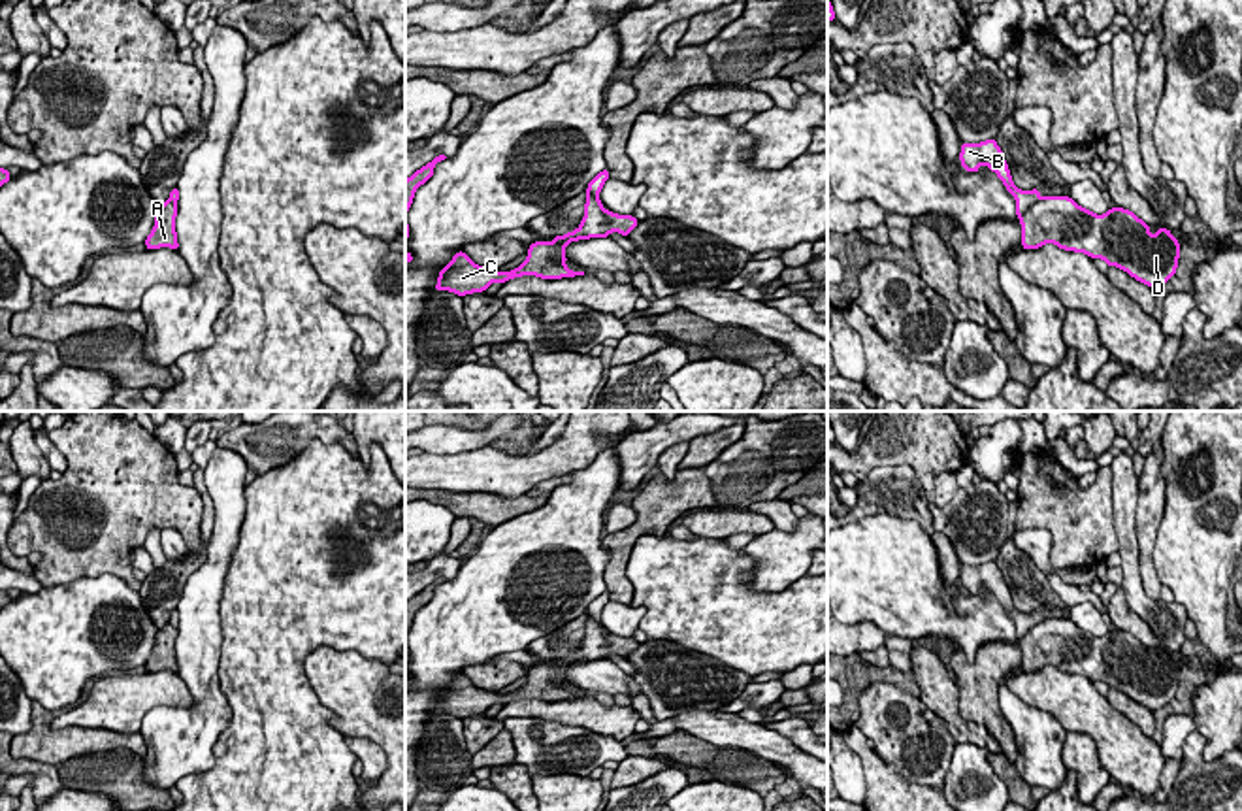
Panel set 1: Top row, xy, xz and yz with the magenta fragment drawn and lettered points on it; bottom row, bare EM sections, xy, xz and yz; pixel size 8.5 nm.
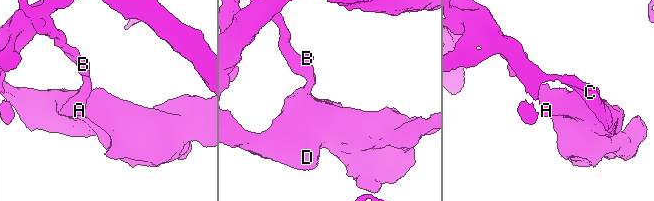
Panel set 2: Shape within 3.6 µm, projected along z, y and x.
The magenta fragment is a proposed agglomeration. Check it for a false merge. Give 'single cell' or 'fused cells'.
fused cells

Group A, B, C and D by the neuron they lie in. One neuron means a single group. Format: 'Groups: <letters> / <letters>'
Groups: A C D / B

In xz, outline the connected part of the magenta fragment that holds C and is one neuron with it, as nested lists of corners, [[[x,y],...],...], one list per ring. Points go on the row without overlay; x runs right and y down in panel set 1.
[[[588,613],[584,639],[577,653],[554,658],[552,664],[535,664],[528,670],[528,681],[511,694],[498,694],[477,688],[464,673],[441,690],[435,713],[449,713],[458,719],[484,715],[492,705],[505,705],[522,698],[541,702],[562,702],[584,698],[565,688],[565,668],[579,662],[609,660],[611,654],[628,656],[639,647],[633,637],[618,637],[603,630],[603,626]]]

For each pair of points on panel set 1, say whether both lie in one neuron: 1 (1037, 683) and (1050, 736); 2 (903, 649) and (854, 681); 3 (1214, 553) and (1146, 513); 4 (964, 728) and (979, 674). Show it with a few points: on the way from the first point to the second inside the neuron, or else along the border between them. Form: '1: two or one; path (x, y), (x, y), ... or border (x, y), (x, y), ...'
1: two; border (1007, 687), (1026, 702), (1048, 711), (1067, 730)
2: two; border (890, 664), (909, 670)
3: two; border (1163, 478), (1163, 517), (1152, 564)
4: two; border (954, 678), (960, 713), (990, 732)

